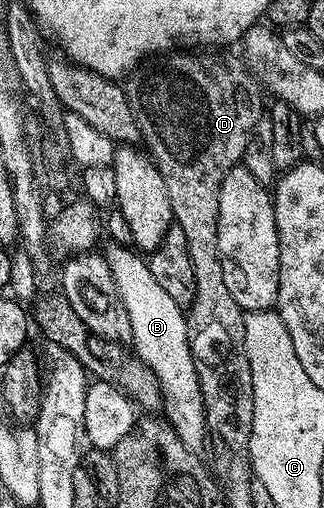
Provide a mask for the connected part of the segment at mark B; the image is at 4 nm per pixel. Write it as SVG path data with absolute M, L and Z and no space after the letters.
M108 244L108 247L103 247L102 253L114 276L114 284L118 284L118 296L122 296L126 316L130 316L131 349L136 349L133 350L135 357L141 358L158 380L163 409L168 409L168 425L176 431L182 444L189 450L203 451L208 437L208 425L204 415L202 388L198 384L196 361L188 343L188 319L185 311L174 304L174 299L158 285L147 261L135 249Z

